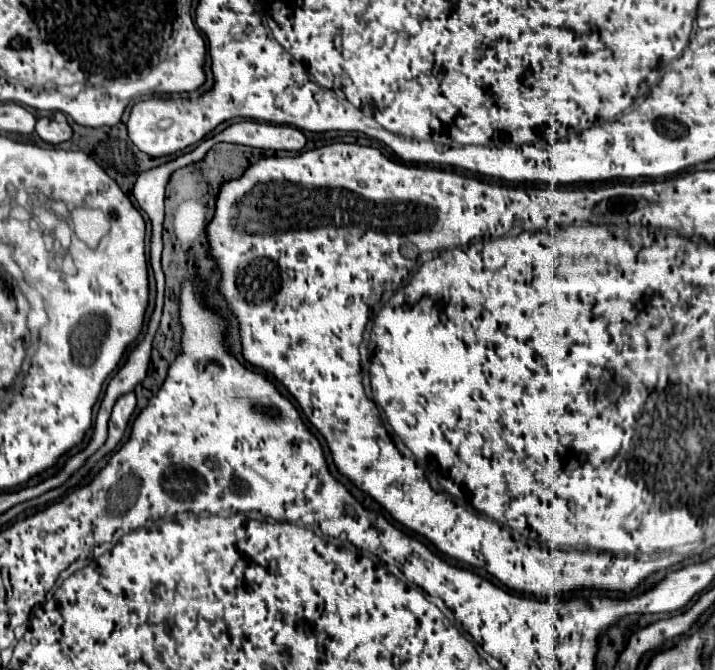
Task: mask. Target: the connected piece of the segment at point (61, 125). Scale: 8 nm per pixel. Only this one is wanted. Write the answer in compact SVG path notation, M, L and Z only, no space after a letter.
M53 112L51 116L39 118L35 132L39 134L41 140L49 144L61 144L73 136L73 128L63 112Z

